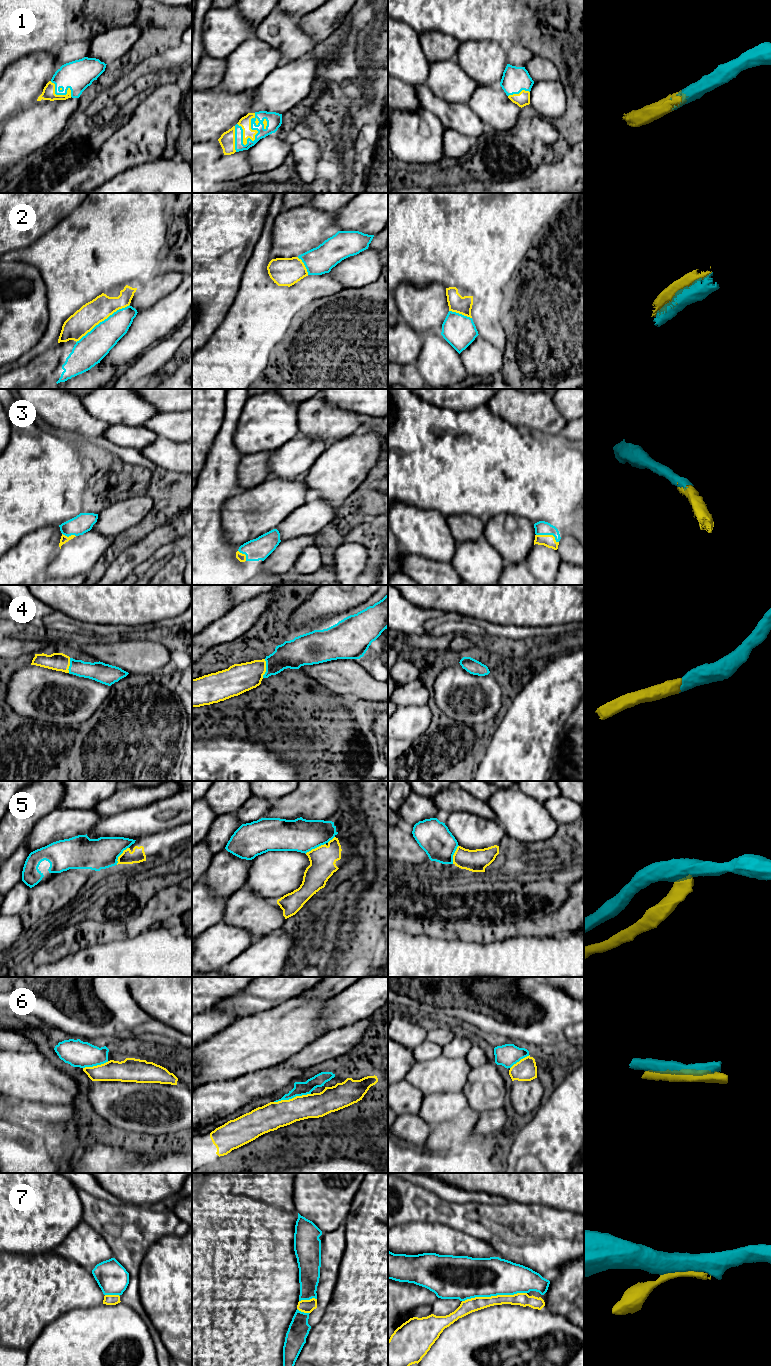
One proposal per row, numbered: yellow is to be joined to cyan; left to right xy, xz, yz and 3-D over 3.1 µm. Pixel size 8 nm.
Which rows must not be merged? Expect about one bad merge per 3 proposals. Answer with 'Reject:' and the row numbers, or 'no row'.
Reject: 2, 5, 6, 7

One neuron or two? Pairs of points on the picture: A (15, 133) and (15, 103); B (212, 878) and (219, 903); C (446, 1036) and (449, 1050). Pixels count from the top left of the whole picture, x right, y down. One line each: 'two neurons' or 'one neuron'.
A: two neurons
B: two neurons
C: two neurons

